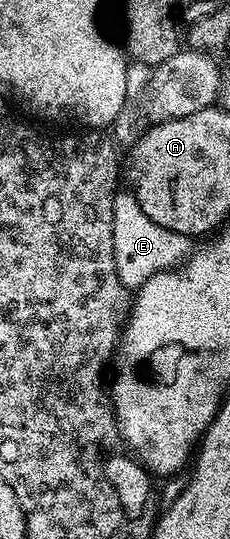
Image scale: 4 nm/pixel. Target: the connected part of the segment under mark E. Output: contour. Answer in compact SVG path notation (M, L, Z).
M125 190L116 202L116 221L113 226L114 248L119 260L121 279L125 288L135 290L143 286L150 277L170 268L183 265L193 251L193 241L174 230L158 226L146 216L142 206L138 206L135 195Z

